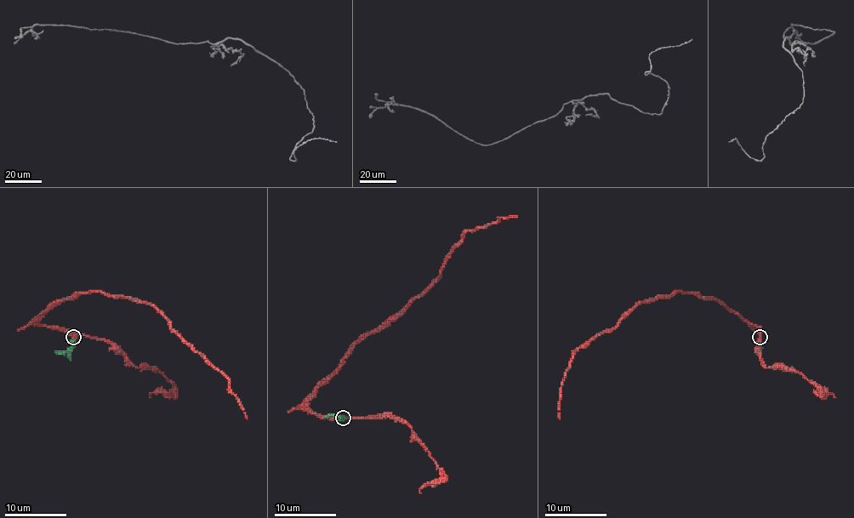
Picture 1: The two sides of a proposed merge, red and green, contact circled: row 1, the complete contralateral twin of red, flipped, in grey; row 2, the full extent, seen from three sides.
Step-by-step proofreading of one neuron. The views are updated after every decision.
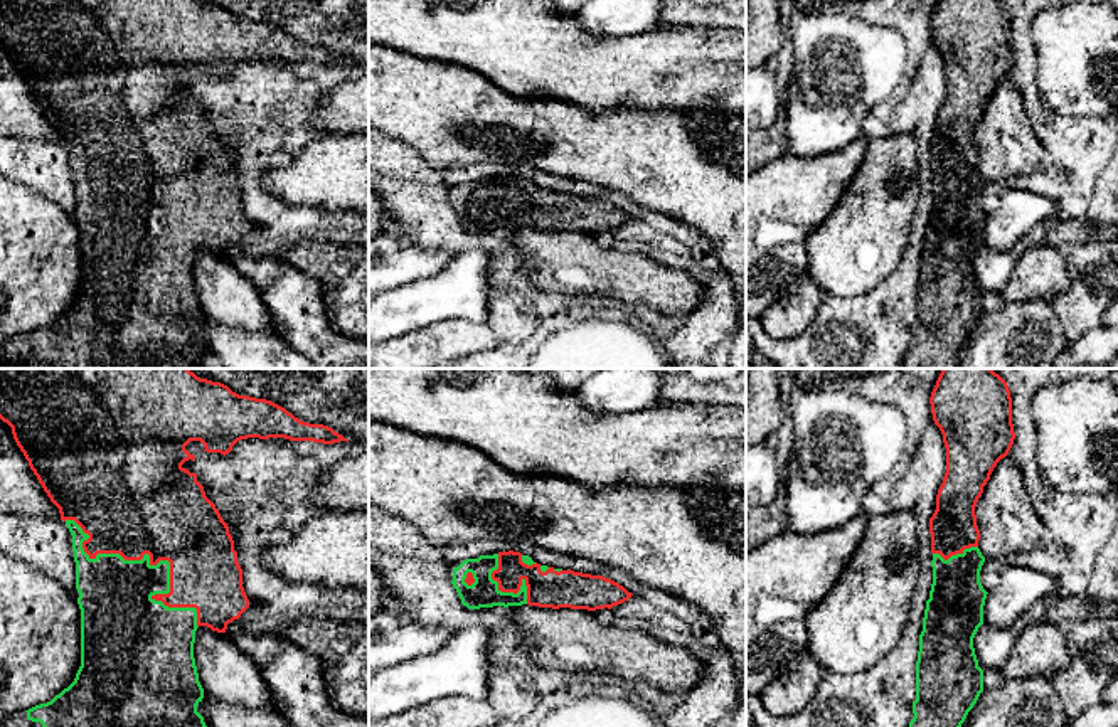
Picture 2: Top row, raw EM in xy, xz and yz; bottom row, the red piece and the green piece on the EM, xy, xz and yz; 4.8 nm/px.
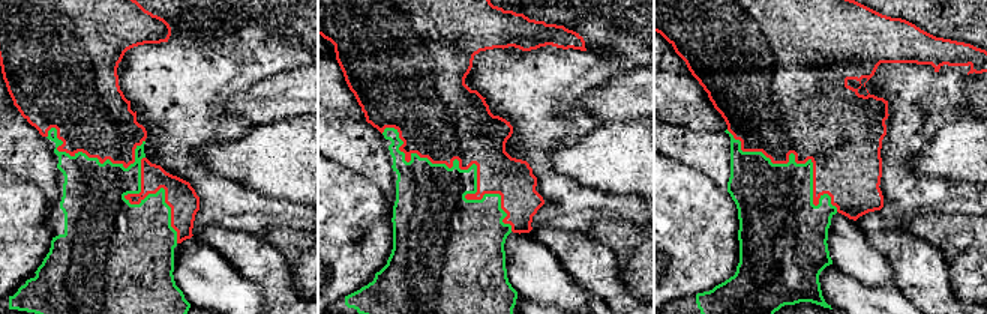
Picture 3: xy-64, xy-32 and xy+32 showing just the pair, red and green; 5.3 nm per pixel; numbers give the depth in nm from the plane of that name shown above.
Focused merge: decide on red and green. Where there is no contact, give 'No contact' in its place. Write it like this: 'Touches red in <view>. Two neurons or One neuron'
Touches red in xy. One neuron

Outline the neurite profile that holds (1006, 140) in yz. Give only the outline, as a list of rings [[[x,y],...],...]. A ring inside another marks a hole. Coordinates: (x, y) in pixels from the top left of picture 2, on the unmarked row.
[[[1002,81],[975,130],[978,172],[987,183],[1004,185],[1010,177],[1035,173],[1046,157],[1019,89]]]

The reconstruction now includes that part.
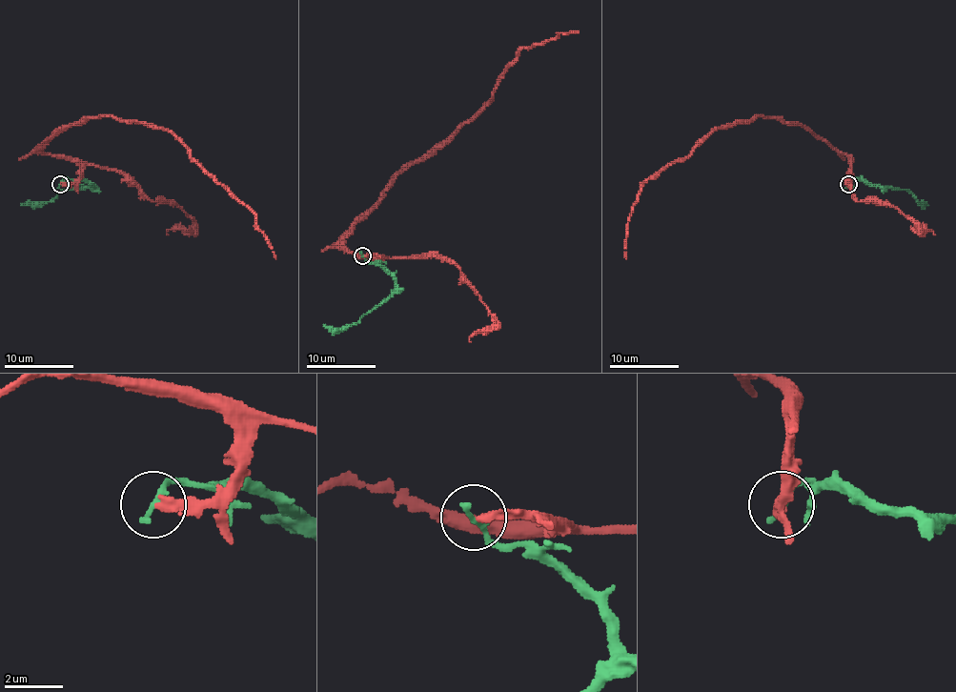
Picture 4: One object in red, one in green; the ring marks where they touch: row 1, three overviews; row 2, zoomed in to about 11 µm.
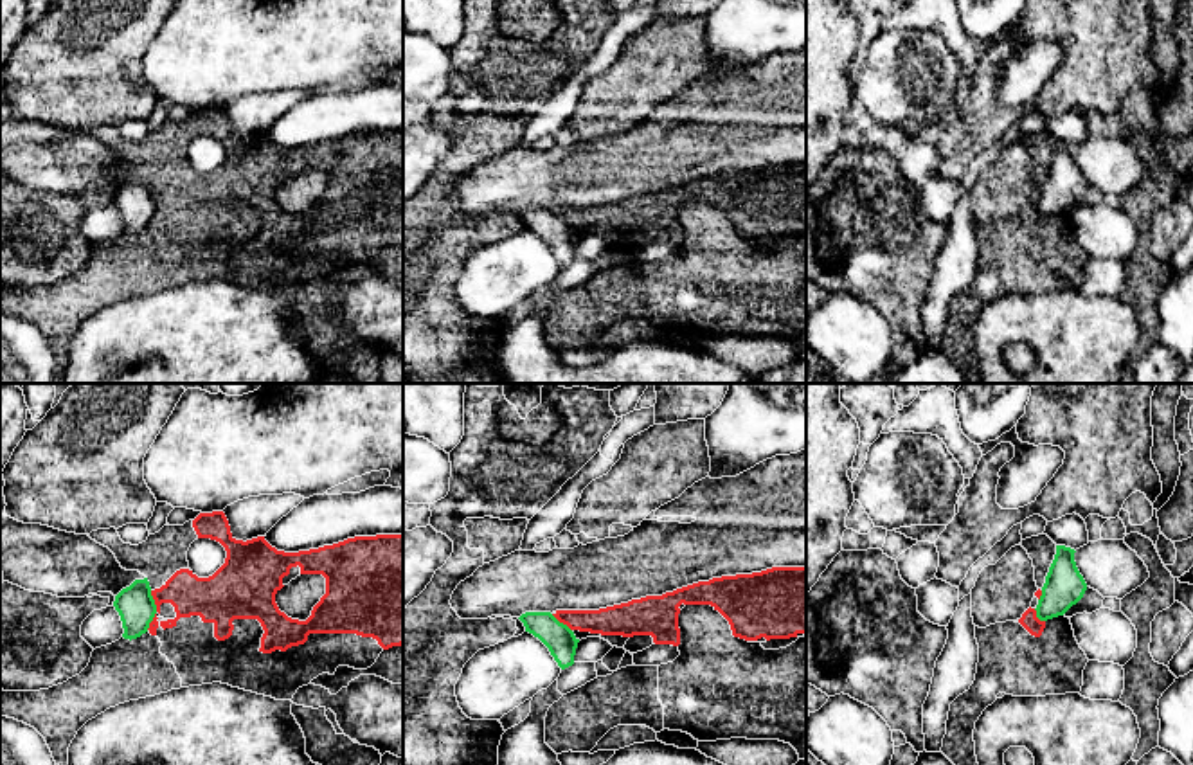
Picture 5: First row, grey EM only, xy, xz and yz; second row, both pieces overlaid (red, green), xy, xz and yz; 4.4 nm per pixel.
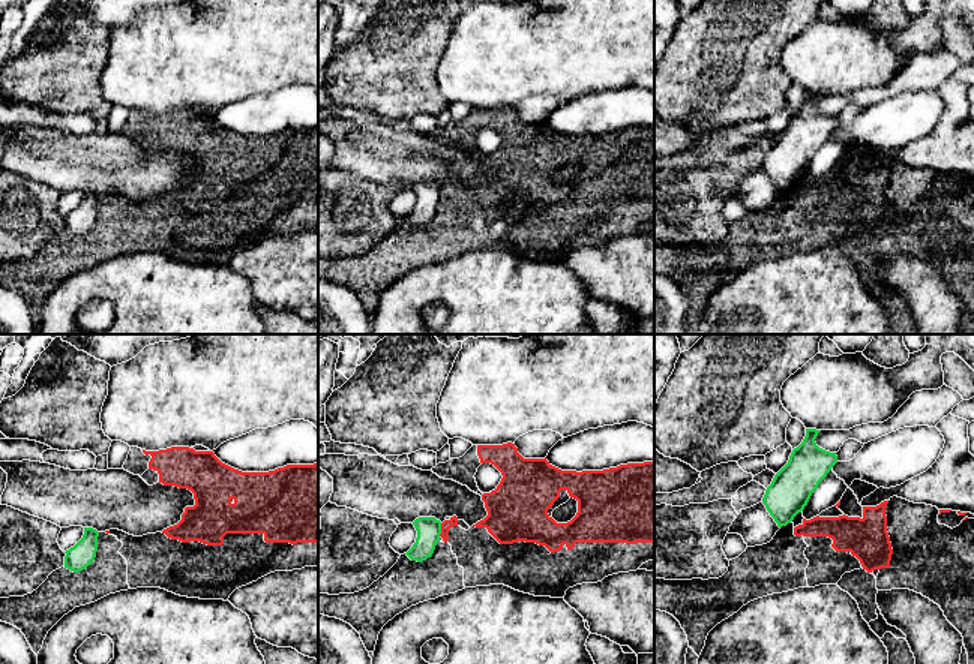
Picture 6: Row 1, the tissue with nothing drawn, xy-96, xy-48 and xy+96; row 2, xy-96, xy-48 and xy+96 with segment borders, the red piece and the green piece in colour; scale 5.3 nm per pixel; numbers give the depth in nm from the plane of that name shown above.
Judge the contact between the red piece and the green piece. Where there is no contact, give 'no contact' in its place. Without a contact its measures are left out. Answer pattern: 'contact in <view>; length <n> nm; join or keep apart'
contact in xy; length 180 nm; keep apart

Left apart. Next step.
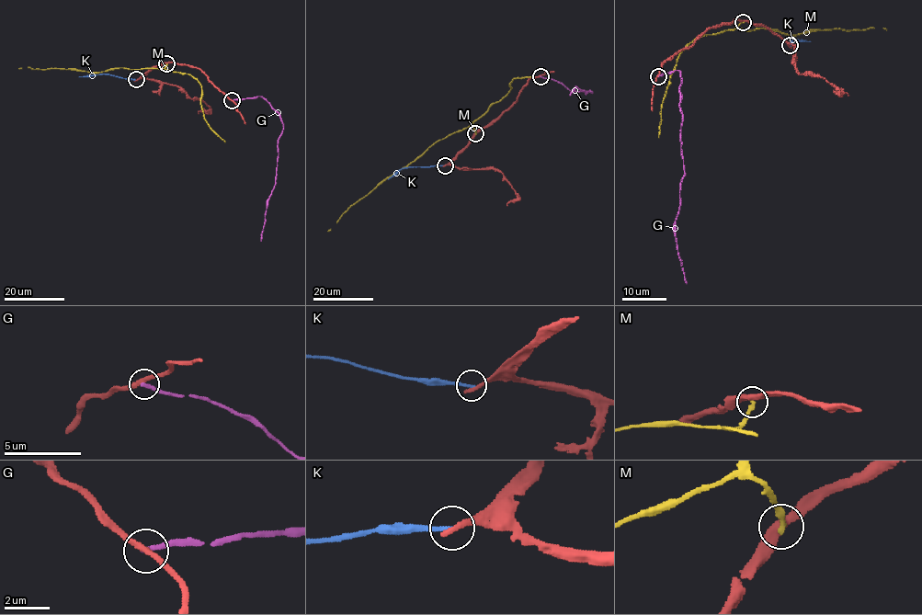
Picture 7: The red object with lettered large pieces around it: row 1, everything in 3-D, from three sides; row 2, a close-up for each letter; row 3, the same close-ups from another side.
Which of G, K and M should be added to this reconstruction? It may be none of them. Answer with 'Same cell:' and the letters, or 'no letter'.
Same cell: no letter

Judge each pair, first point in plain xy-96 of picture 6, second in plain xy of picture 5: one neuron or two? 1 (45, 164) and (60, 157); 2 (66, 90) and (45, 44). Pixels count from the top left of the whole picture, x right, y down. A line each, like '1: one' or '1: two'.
1: one
2: one

